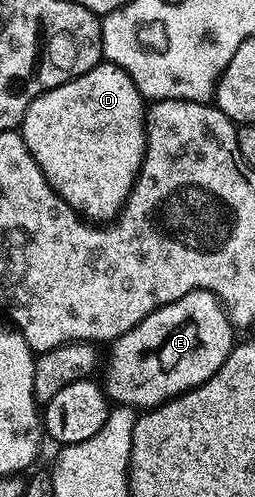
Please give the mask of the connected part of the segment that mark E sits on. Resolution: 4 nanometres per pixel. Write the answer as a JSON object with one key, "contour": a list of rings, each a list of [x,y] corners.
{"contour":[[[190,291],[176,301],[159,305],[152,313],[148,313],[148,317],[144,317],[144,321],[140,321],[135,327],[128,329],[128,333],[109,344],[110,356],[107,359],[105,356],[104,359],[104,390],[107,400],[123,407],[153,409],[169,399],[175,399],[178,395],[191,391],[193,387],[199,387],[217,373],[220,365],[224,365],[224,361],[234,350],[234,334],[236,331],[231,324],[230,316],[211,291]]]}

